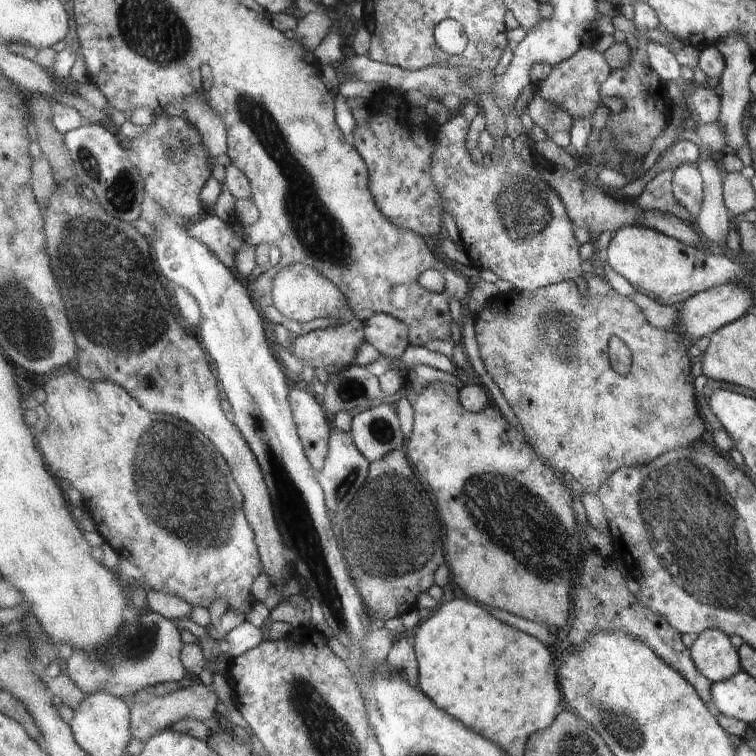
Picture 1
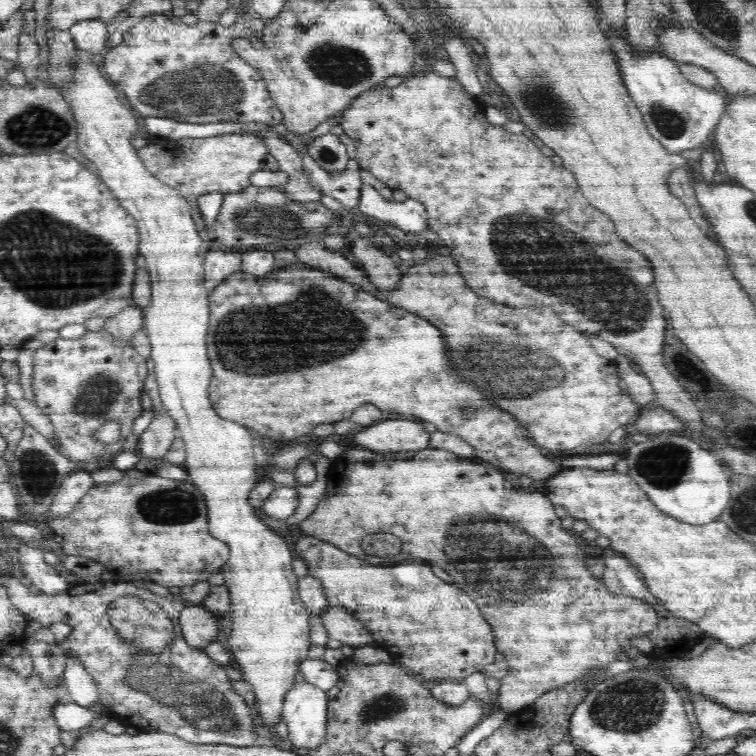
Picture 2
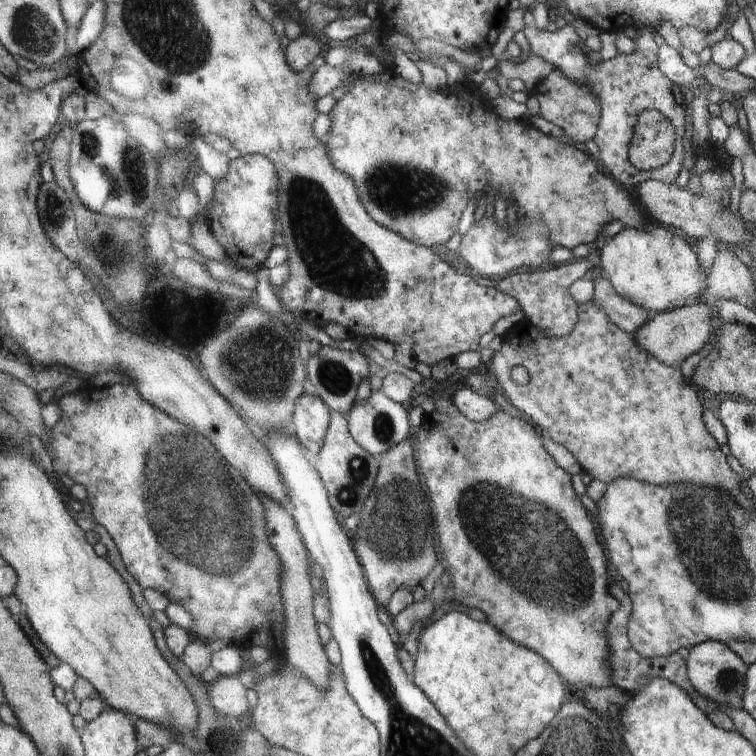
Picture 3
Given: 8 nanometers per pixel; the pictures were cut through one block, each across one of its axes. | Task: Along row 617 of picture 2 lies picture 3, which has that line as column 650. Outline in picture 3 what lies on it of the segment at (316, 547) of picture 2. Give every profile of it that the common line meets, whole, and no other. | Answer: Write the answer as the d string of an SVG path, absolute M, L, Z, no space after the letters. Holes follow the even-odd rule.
M592 299L577 306L574 335L550 338L540 330L534 332L531 324L524 320L502 337L502 350L495 352L487 366L500 382L506 400L516 406L524 417L535 422L544 436L562 444L593 480L609 485L618 476L632 476L644 478L648 484L656 486L672 486L680 482L698 486L708 484L732 498L740 498L742 490L738 488L736 474L730 472L718 442L710 436L711 431L706 430L707 425L702 422L702 404L698 402L692 386L684 382L680 368L666 366L642 350L636 342L636 335L612 324ZM515 366L526 368L530 375L529 383L522 385L512 379Z

